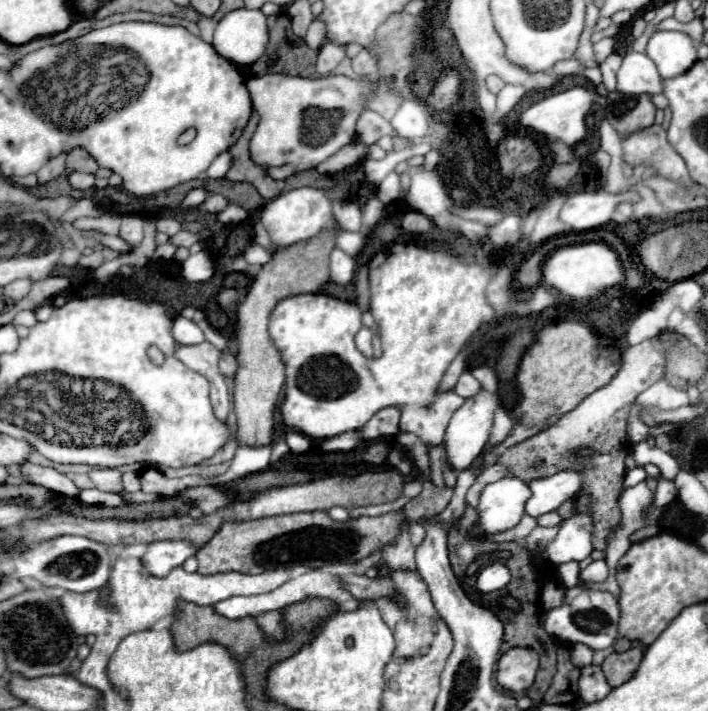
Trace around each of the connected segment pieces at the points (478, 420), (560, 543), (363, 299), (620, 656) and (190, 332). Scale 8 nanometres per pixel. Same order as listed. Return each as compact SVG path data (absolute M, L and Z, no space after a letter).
M483 389L481 395L477 395L477 399L467 399L463 407L457 409L455 415L451 417L445 429L445 439L443 439L443 447L447 451L447 465L451 471L463 471L483 451L485 439L489 435L489 423L493 423L493 403L497 403L497 397L489 395Z
M575 513L563 521L555 539L545 547L545 557L553 565L561 565L567 561L583 561L591 551L591 517L587 513Z
M361 265L355 277L355 293L357 293L357 307L361 311L369 309L369 277L367 277L367 265Z
M641 647L629 649L625 653L611 653L601 665L603 671L605 671L607 683L611 687L617 687L617 685L625 683L635 673L641 657L643 657L643 649Z
M181 315L173 319L171 333L173 333L173 337L175 337L175 341L179 345L197 345L197 343L203 343L205 341L205 335L199 329L199 325L193 323L191 319L181 317Z

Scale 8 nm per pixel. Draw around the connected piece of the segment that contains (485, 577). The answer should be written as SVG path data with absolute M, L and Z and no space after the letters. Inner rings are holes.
M493 563L489 567L485 567L479 577L477 577L477 589L481 593L491 593L491 591L497 591L501 587L505 587L509 583L511 575L509 575L509 569L501 563Z

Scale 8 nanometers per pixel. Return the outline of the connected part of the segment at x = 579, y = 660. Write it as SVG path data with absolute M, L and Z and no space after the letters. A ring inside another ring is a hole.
M575 643L573 651L571 651L571 659L573 659L573 663L577 663L577 667L585 667L593 659L593 649L589 649L583 643Z

